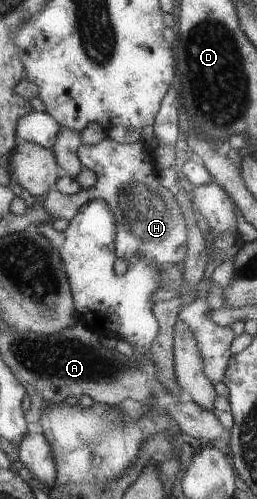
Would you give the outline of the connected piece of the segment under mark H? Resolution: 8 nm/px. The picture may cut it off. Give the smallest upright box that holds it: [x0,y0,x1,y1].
[39,137,186,266]

